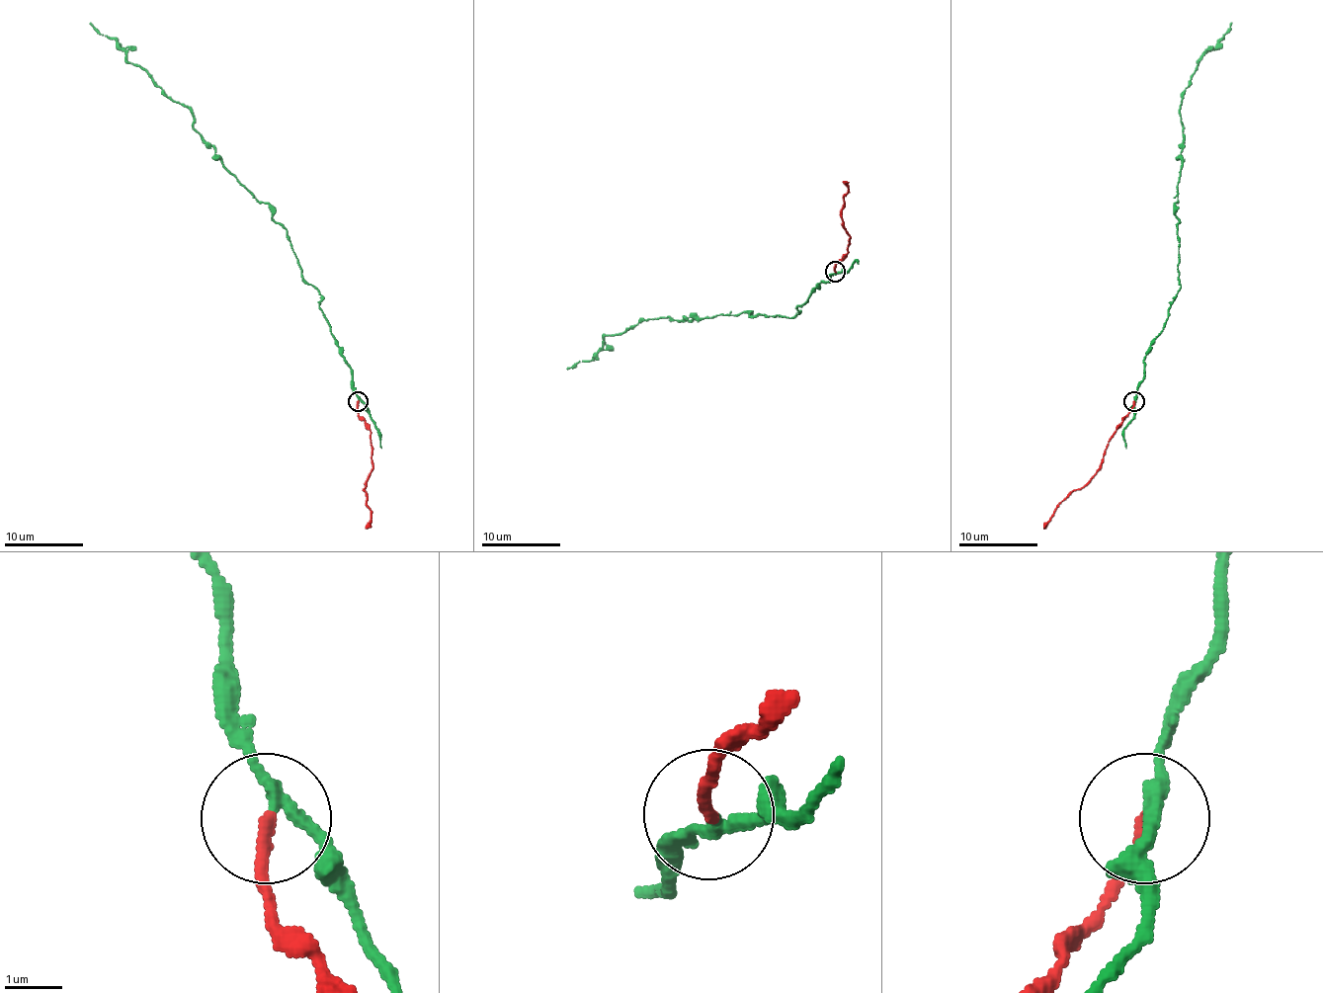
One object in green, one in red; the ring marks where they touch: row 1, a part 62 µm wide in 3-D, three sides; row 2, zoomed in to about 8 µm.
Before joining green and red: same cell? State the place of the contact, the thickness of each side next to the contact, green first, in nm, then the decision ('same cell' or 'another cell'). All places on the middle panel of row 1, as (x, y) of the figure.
at (835, 271); 200 nm thick on the green side, 200 nm on the other; another cell

